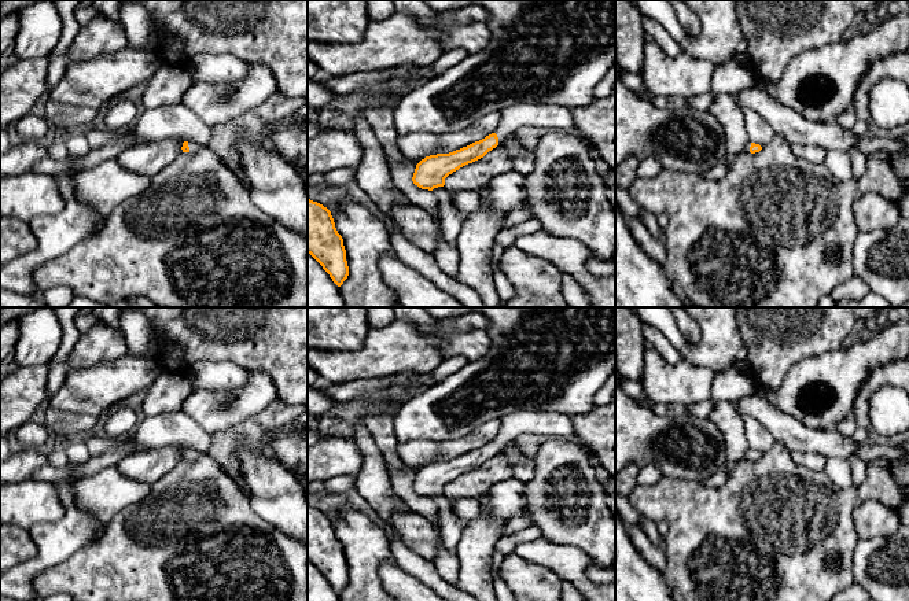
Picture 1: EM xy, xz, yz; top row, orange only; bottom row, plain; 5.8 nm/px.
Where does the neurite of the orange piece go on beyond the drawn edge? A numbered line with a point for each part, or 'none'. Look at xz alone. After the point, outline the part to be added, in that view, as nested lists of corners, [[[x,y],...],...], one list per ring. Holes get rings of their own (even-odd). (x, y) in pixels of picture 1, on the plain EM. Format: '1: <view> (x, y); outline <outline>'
1: xz (551, 424); outline [[[518,410],[500,419],[501,427],[497,438],[498,450],[520,435],[545,435],[549,438],[575,439],[570,416],[544,410]]]

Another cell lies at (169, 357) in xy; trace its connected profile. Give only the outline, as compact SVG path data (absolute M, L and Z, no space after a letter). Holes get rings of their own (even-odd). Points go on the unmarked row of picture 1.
M154 328L147 358L155 362L161 370L180 373L184 370L183 349L179 344L163 339Z

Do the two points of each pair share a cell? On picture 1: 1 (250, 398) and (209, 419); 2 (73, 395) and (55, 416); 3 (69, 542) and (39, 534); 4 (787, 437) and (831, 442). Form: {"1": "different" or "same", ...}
{"1": "same", "2": "different", "3": "same", "4": "same"}

